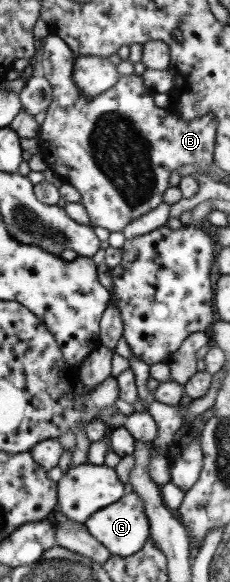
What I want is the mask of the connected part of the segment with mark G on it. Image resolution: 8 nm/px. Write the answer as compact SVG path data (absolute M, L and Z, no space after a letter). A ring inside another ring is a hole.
M134 492L123 494L117 501L92 513L82 525L103 546L112 557L124 558L141 549L149 538L148 521L142 510L142 501Z

